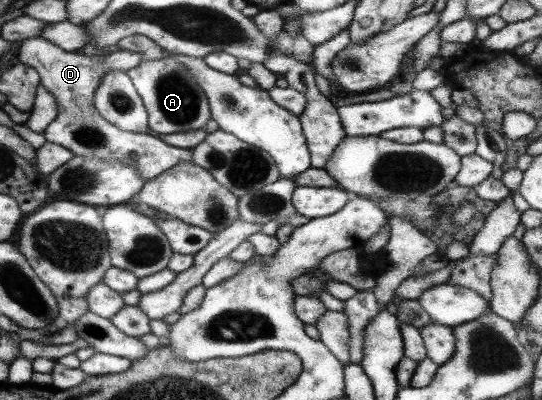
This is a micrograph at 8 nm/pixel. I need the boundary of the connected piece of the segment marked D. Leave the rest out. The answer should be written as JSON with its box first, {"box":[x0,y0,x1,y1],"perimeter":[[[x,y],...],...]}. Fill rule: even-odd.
{"box":[16,36,193,182],"perimeter":[[[41,36],[27,37],[23,41],[19,41],[19,43],[16,63],[28,65],[37,72],[41,87],[49,92],[49,95],[53,97],[57,106],[57,115],[43,130],[42,135],[45,138],[45,142],[63,147],[72,156],[93,156],[99,159],[99,161],[122,161],[125,165],[133,165],[137,169],[137,175],[145,182],[155,179],[159,173],[163,173],[165,169],[171,169],[177,163],[191,163],[193,165],[193,162],[191,162],[191,151],[166,145],[152,133],[129,133],[122,129],[117,129],[117,127],[105,121],[93,107],[93,94],[97,84],[100,82],[100,77],[107,70],[125,71],[137,67],[142,60],[142,57],[138,53],[118,50],[105,56],[100,54],[96,55],[96,57],[85,57],[77,52],[63,51]]]}

